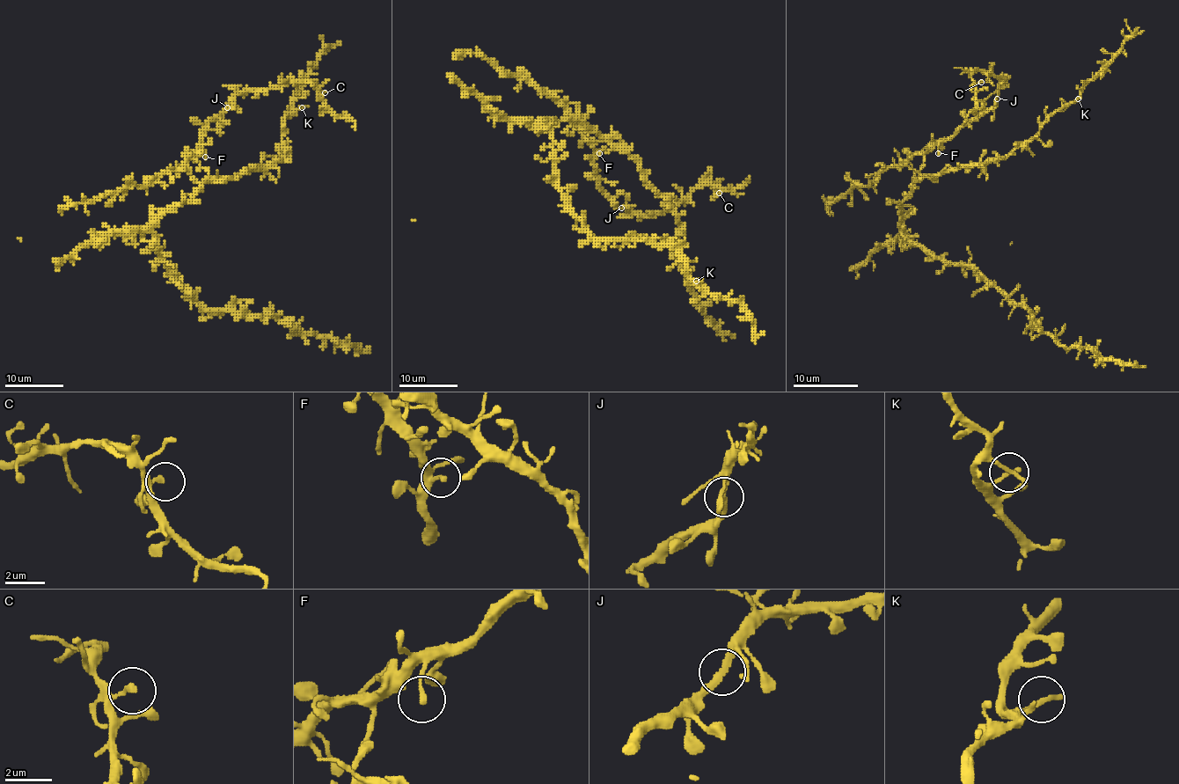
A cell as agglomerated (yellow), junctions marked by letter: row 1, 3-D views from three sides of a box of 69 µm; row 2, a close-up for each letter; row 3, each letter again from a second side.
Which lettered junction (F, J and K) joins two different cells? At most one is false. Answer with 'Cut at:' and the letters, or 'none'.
Cut at: none

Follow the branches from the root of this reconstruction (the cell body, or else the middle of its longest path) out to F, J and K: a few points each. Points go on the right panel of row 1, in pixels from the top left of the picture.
F: (904, 235), (901, 201), (920, 174), (925, 155), (936, 145), (938, 153)
J: (904, 235), (901, 201), (920, 174), (925, 155), (936, 143), (949, 140), (962, 128), (988, 111), (998, 98)
K: (904, 235), (901, 201), (920, 177), (1004, 157), (1078, 98)

